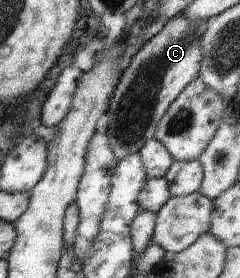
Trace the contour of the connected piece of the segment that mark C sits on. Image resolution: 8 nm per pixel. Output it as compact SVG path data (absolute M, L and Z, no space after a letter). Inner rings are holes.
M174 16L134 54L129 66L122 72L107 108L106 134L118 161L136 154L153 138L170 104L192 80L198 78L200 62L204 58L200 38L210 24L210 18L204 22L192 22L188 16Z

